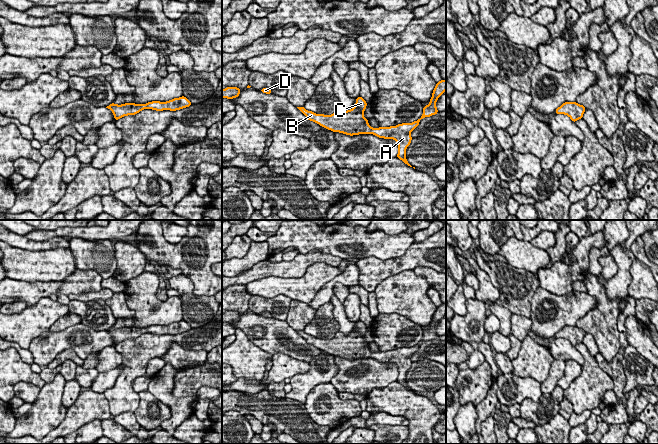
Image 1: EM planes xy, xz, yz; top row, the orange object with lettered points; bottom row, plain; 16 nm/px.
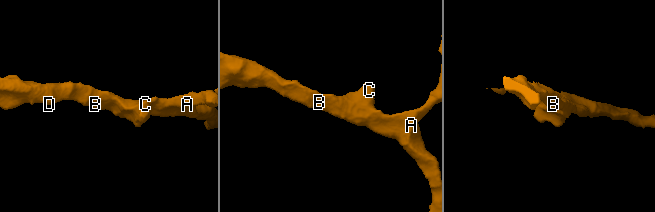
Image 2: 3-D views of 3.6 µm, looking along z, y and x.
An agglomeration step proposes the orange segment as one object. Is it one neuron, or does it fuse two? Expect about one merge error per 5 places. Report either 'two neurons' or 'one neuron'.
one neuron

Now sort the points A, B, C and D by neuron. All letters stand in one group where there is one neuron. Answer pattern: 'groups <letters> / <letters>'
groups A B C D

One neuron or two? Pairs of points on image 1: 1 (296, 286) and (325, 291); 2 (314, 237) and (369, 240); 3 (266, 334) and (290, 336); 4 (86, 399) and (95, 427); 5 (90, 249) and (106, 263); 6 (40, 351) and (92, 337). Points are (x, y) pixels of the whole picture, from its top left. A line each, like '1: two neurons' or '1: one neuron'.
1: two neurons
2: one neuron
3: one neuron
4: two neurons
5: one neuron
6: one neuron

